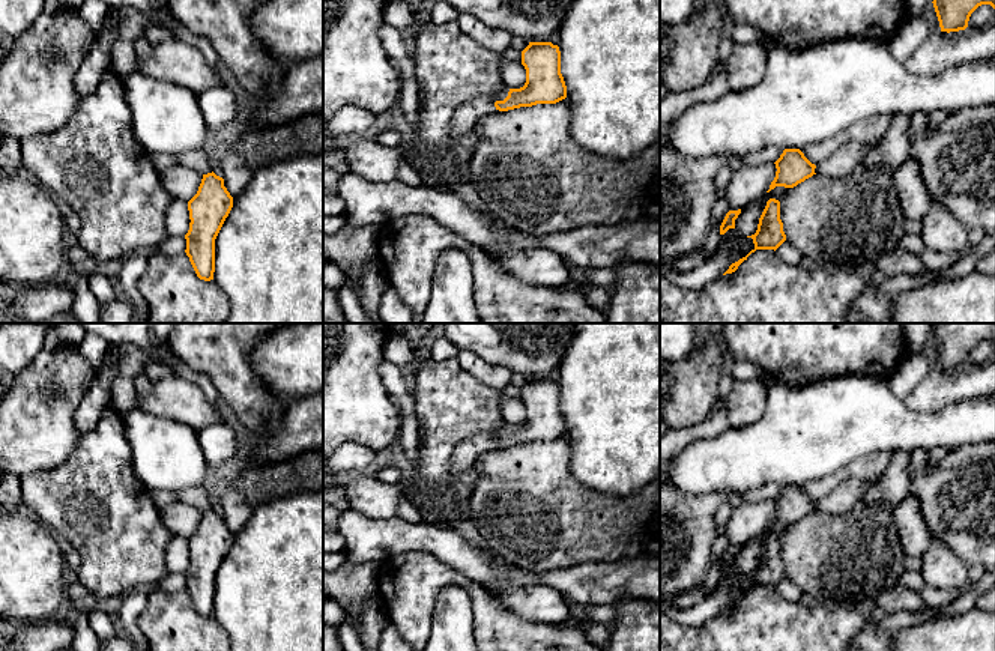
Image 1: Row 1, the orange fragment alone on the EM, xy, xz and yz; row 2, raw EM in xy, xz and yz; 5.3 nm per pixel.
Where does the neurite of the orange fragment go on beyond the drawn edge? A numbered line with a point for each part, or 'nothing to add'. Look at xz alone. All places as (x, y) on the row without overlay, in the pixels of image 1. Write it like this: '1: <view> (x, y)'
1: xz (466, 453)

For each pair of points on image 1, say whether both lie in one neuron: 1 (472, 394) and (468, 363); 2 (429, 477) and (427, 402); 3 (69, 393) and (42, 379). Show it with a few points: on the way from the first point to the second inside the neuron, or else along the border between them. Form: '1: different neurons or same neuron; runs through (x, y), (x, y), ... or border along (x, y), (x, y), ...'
1: different neurons; border along (456, 358), (465, 370), (501, 391)
2: same neuron; runs through (432, 459), (432, 420)
3: same neuron; runs through (63, 388), (51, 388), (48, 385)

